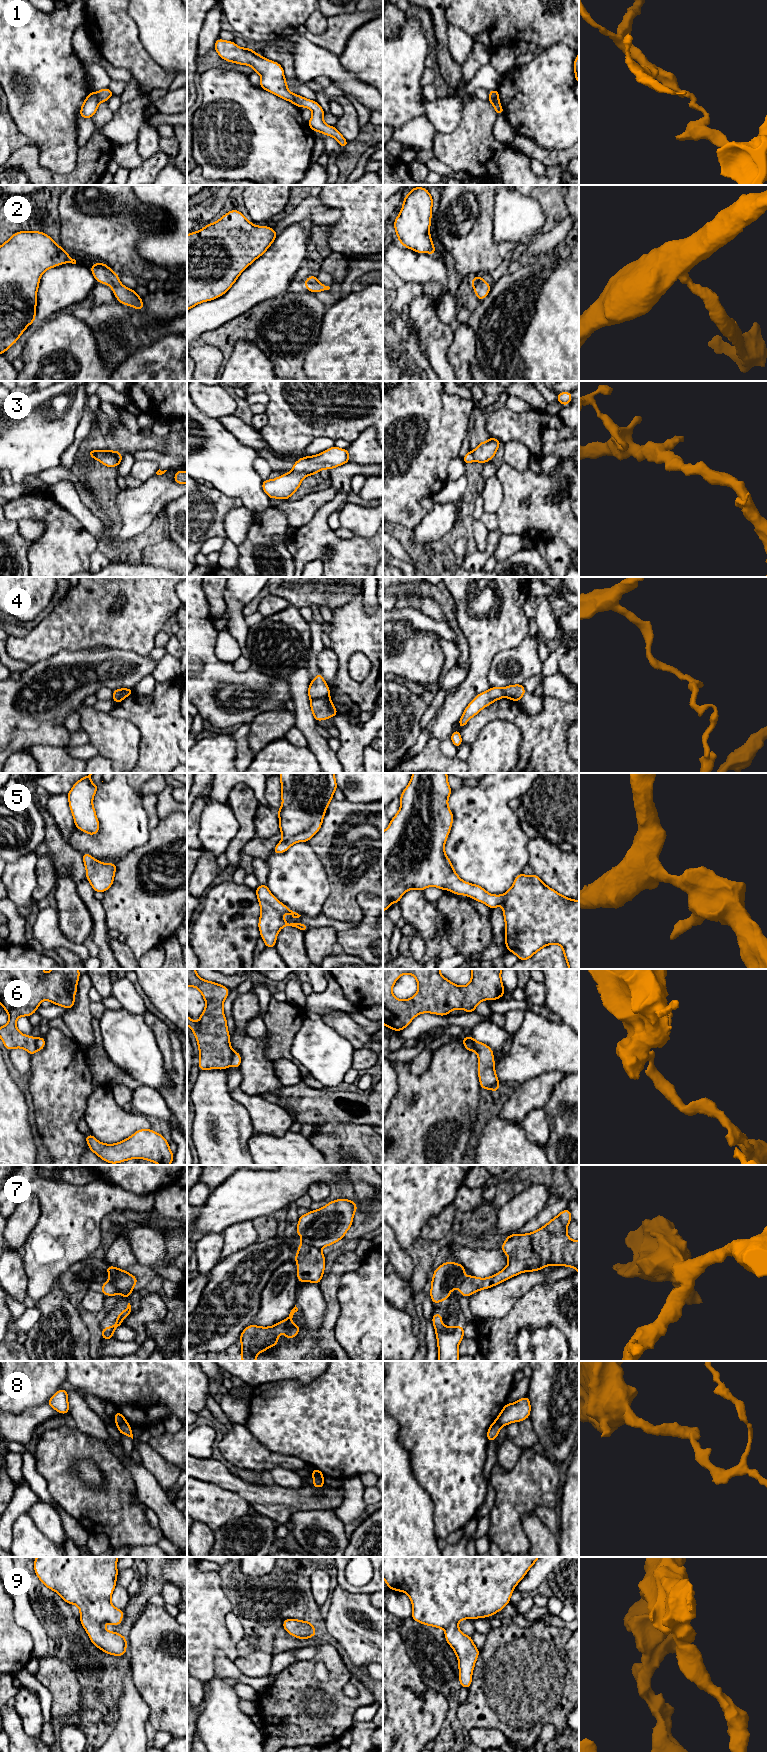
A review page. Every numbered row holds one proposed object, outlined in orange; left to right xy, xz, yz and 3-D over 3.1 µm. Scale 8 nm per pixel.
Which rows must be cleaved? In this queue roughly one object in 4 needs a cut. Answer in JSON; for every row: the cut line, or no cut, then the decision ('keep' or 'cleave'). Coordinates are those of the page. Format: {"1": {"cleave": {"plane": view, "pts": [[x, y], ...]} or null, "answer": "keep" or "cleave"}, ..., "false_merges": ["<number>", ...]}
{"1": {"cleave": {"plane": "xy", "pts": [[95, 93], [99, 102]]}, "answer": "cleave"}, "2": {"cleave": null, "answer": "keep"}, "3": {"cleave": null, "answer": "keep"}, "4": {"cleave": {"plane": "xz", "pts": [[329, 695], [311, 700]]}, "answer": "cleave"}, "5": {"cleave": null, "answer": "keep"}, "6": {"cleave": {"plane": "xz", "pts": [[235, 1052], [229, 1064]]}, "answer": "cleave"}, "7": {"cleave": {"plane": "xz", "pts": [[302, 1241], [319, 1249]]}, "answer": "cleave"}, "8": {"cleave": {"plane": "xz", "pts": [[312, 1475], [322, 1478]]}, "answer": "cleave"}, "9": {"cleave": null, "answer": "keep"}, "false_merges": ["1", "4", "6", "7", "8"]}

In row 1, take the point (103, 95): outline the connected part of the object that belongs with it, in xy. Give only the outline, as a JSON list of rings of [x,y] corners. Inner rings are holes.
[[[107,87],[96,92],[99,102],[107,102],[114,93]]]

